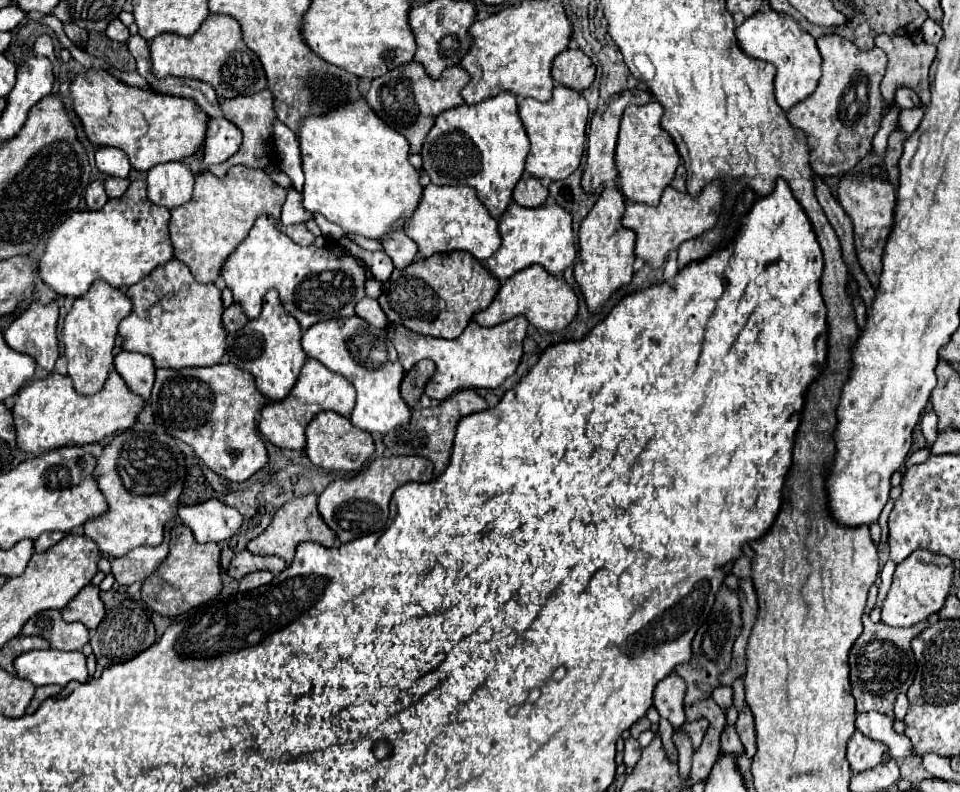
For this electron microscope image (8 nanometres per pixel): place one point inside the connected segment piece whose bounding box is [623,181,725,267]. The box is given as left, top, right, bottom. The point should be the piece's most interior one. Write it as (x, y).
(680, 216)

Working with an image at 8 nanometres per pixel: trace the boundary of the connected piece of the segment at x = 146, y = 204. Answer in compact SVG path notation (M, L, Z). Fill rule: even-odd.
M133 181L123 197L109 199L101 211L75 211L71 217L67 217L61 223L61 227L53 233L53 237L47 241L45 255L39 261L39 277L47 285L51 285L57 295L81 297L97 279L103 279L117 289L123 289L139 283L155 267L161 267L163 263L171 261L175 257L175 249L171 247L171 237L167 227L171 213L167 207L159 207L151 203L145 191L147 191L147 181Z

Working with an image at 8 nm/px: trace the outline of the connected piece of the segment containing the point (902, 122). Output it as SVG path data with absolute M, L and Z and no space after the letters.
M913 107L913 109L903 109L901 113L899 113L899 123L897 123L897 129L901 129L901 131L905 131L905 133L913 133L917 127L919 127L919 123L921 123L921 119L925 117L925 107Z

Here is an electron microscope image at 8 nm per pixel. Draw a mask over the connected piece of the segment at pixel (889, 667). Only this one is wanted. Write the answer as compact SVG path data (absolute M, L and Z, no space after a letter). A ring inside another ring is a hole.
M865 611L863 633L851 647L851 691L859 713L879 711L885 715L887 711L893 709L895 697L899 693L907 693L907 689L913 683L915 667L917 667L917 663L913 661L915 655L911 649L911 639L917 637L925 627L929 627L929 621L923 621L909 629L887 627L881 621L873 625L873 621Z

